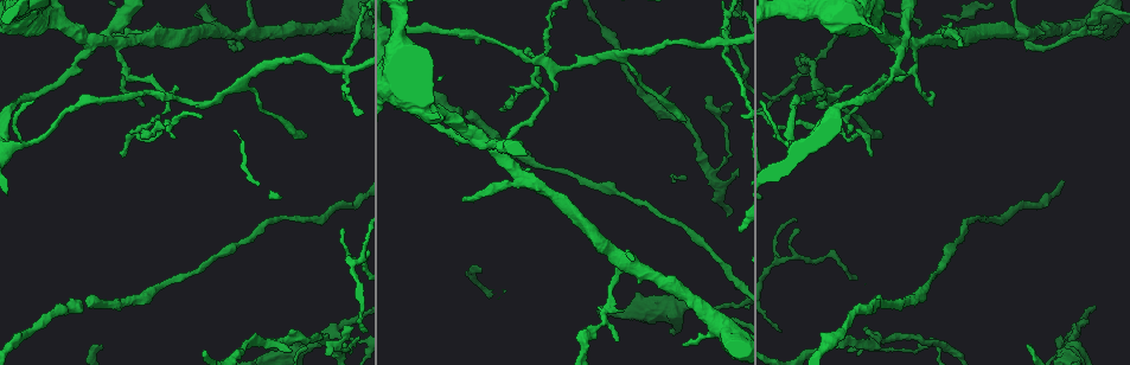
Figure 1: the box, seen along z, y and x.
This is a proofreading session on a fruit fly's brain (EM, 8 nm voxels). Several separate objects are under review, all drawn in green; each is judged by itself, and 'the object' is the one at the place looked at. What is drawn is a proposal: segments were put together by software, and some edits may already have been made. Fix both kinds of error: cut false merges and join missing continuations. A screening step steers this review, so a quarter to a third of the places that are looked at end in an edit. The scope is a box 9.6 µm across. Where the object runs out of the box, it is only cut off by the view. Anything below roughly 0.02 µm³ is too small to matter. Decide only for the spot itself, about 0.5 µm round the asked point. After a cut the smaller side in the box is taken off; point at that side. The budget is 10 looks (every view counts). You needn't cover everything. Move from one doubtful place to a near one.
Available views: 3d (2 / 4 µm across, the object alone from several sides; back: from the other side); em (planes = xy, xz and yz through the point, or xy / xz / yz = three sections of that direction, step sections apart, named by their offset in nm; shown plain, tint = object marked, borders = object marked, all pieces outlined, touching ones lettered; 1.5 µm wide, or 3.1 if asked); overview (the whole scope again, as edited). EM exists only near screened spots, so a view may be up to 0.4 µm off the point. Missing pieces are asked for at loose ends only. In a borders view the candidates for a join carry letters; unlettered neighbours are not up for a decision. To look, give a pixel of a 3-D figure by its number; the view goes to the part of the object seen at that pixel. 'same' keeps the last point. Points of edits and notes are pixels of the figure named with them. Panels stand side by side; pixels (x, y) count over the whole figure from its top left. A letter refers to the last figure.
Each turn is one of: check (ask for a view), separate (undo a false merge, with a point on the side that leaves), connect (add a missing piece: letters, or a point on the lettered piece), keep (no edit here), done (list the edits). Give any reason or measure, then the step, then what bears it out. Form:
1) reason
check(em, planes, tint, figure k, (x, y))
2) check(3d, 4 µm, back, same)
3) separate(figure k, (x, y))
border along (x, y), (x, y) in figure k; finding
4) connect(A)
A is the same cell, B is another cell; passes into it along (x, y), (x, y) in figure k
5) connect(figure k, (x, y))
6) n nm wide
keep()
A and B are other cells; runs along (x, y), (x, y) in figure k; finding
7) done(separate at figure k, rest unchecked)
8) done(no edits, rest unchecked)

two arms in line, one across
check(3d, 4 µm, figure 1, (818, 83))

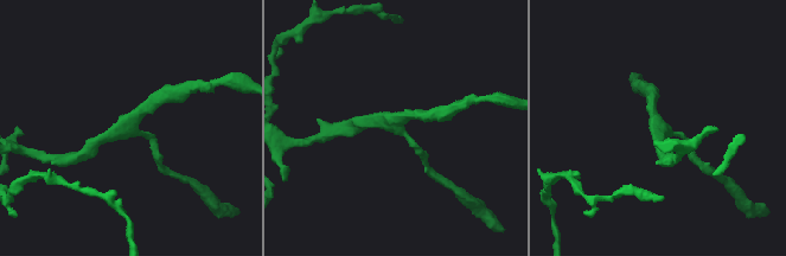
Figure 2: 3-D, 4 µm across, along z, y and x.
3 arms; need the tissue
check(em, xz, step 8, borders, figure 2, (658, 124))

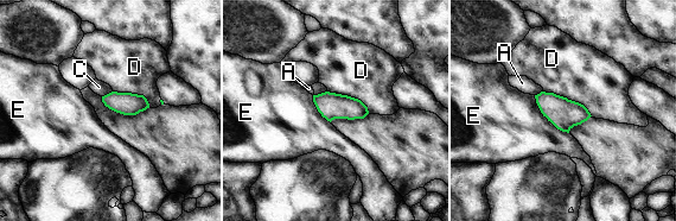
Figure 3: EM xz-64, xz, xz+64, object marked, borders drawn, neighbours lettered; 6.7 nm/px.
another direction
check(em, planes, borders, same)

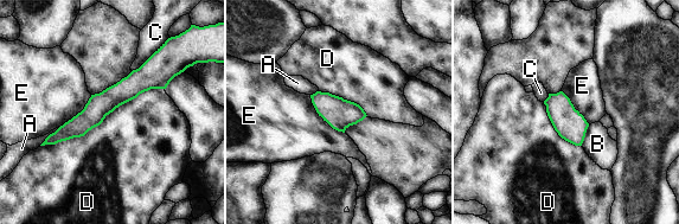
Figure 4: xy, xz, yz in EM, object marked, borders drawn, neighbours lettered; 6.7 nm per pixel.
keep()
A, B, C, D and E are other cells; border along (164, 88), (83, 135), (40, 146) in figure 4; continuous, no second neuron

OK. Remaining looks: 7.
free end
check(em, planes, borders, figure 1, (684, 120))

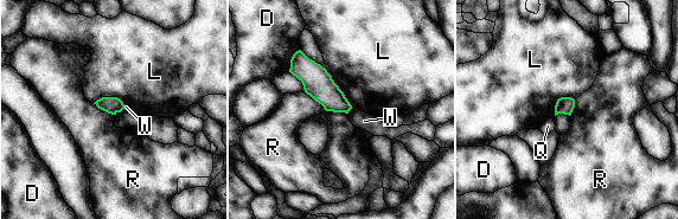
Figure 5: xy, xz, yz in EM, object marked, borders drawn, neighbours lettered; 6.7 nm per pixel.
keep()
D, L, Q, R and W are other cells; border along (304, 89), (326, 110), (346, 114) in figure 5; no lettered piece goes on from it

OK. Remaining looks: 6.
calibre changes
check(3d, 2 µm, back, figure 1, (333, 336))

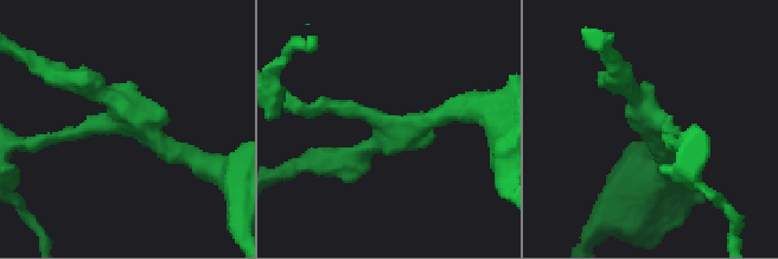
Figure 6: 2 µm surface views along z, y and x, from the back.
3 arms
check(em, planes, borders, figure 6, (391, 127))

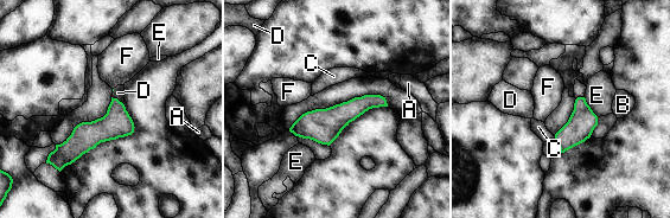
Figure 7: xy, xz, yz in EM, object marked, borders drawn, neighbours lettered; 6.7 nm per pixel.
keep()
A, B, C, D, E and F are other cells; runs along (383, 102), (293, 129) in figure 7; continuous, no second neuron

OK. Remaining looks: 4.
free end
check(3d, 4 µm, figure 1, (705, 97))

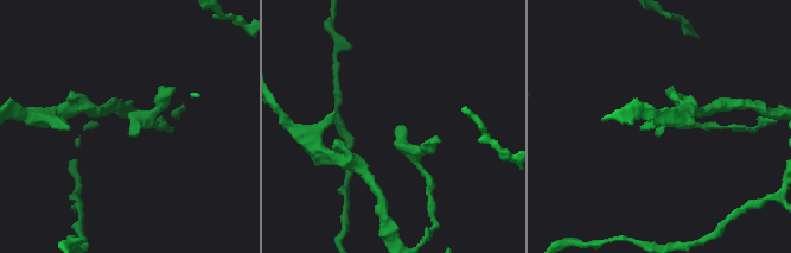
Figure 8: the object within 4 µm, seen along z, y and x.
check(em, planes, borders, figure 8, (658, 135))

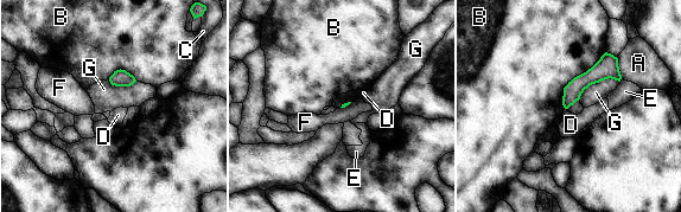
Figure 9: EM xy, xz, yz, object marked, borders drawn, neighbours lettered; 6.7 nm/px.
keep()
A, B, C, D, E, F and G are other cells; runs along (613, 59), (589, 77), (566, 104) in figure 9; none of them fits

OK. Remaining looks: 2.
done(no edits, rest unchecked)

